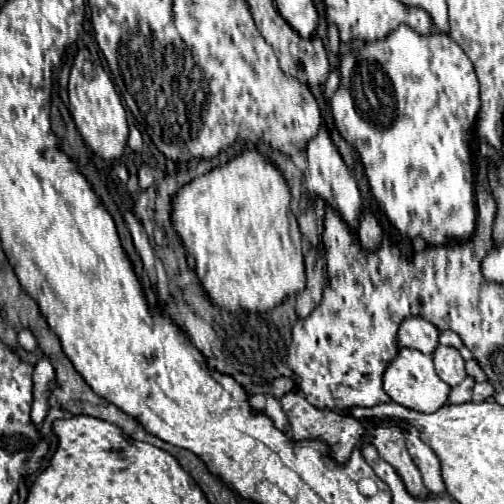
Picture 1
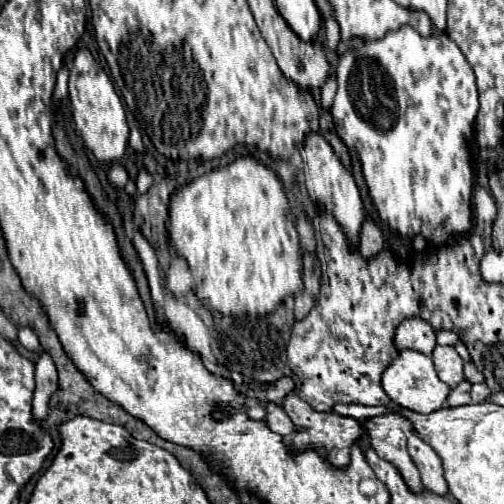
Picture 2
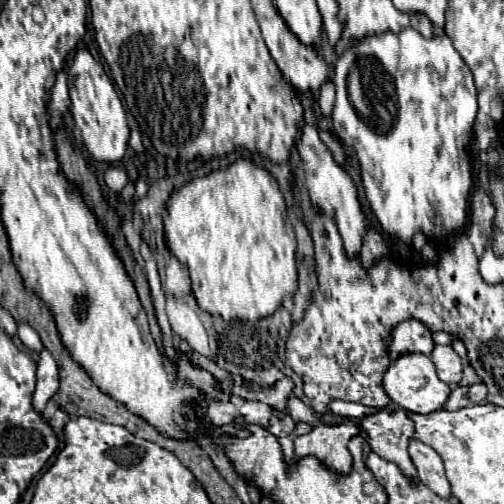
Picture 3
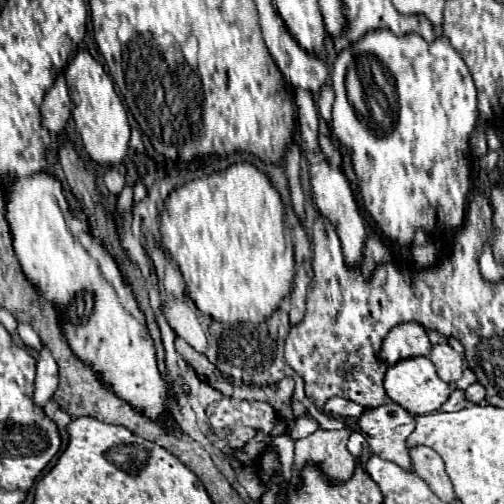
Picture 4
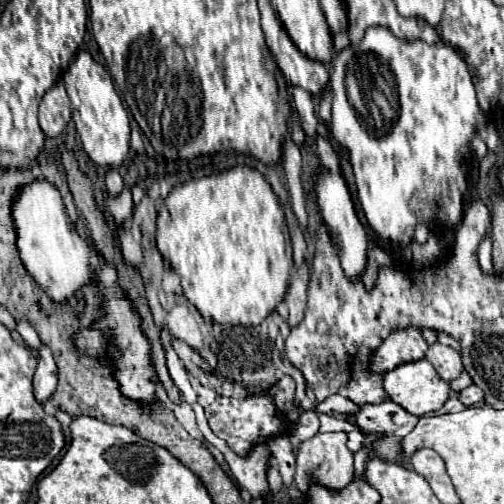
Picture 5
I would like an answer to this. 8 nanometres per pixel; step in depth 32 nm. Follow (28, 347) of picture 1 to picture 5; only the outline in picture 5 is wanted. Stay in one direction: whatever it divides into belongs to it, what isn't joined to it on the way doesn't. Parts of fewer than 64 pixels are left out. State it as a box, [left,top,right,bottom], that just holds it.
[16,321,42,351]

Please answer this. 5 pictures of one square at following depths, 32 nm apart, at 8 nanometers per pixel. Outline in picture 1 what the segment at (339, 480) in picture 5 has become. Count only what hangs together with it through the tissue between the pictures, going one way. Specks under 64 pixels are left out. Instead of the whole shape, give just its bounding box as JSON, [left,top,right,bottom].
[280,390,364,462]

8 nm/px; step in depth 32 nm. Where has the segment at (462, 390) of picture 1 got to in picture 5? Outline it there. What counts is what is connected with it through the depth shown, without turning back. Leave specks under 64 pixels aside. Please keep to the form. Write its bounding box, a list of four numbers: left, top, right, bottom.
[428,392,466,416]

